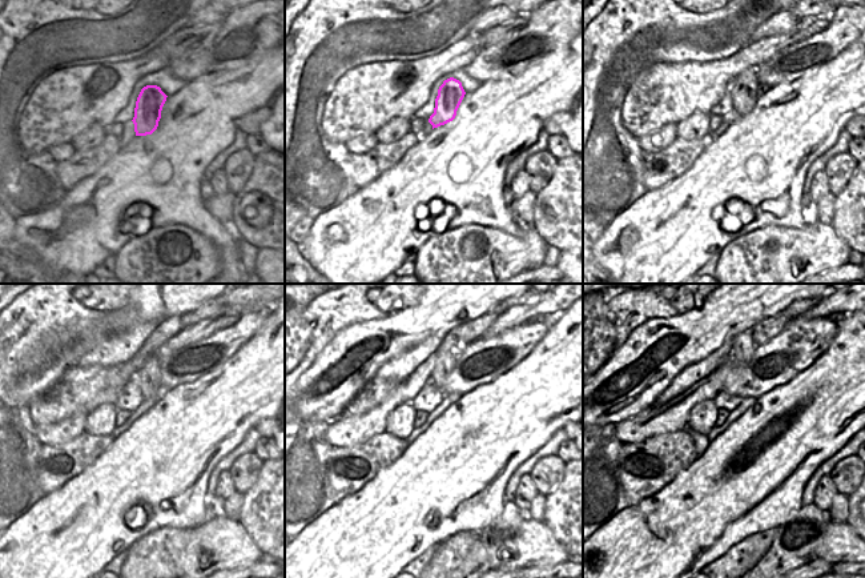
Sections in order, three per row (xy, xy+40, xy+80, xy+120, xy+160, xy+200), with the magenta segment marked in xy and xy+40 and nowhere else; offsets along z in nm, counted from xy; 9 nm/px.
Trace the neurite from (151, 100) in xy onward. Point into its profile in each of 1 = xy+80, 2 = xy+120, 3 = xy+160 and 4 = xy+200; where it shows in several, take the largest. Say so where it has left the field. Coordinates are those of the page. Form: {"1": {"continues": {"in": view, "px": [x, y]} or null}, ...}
{"1": {"continues": {"in": "xy+80", "px": [745, 89]}}, "2": {"continues": {"in": "xy+120", "px": [145, 360]}}, "3": {"continues": {"in": "xy+160", "px": [446, 354]}}, "4": {"continues": {"in": "xy+200", "px": [743, 346]}}}

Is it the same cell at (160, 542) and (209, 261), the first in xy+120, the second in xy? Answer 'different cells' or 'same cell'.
same cell

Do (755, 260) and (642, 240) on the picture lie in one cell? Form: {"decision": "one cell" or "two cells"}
{"decision": "two cells"}

